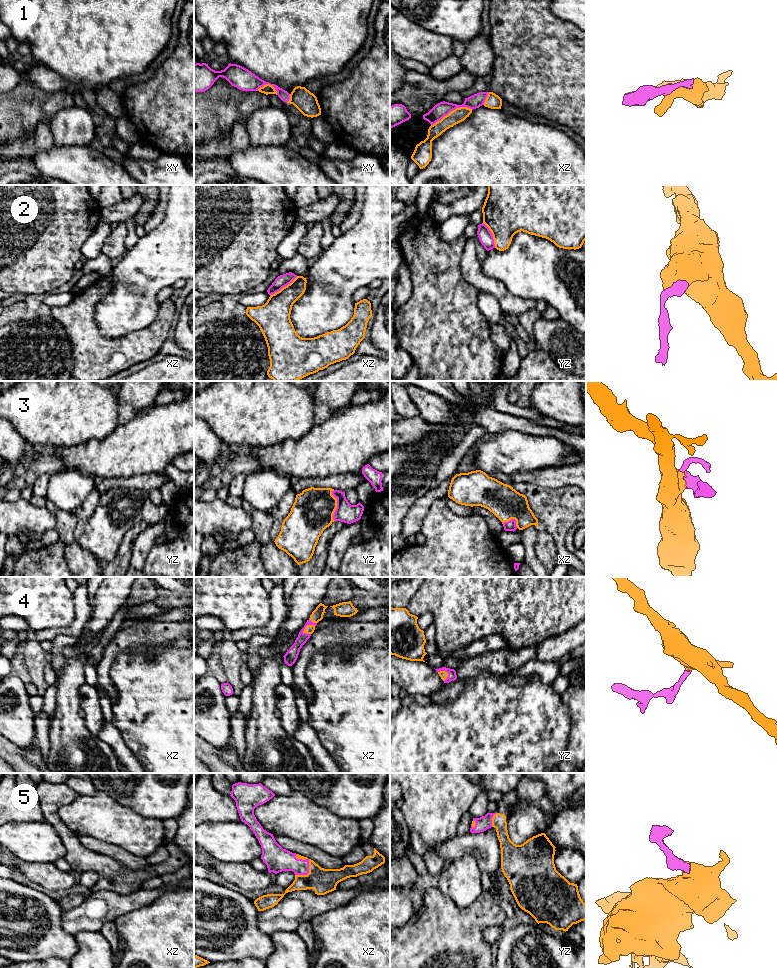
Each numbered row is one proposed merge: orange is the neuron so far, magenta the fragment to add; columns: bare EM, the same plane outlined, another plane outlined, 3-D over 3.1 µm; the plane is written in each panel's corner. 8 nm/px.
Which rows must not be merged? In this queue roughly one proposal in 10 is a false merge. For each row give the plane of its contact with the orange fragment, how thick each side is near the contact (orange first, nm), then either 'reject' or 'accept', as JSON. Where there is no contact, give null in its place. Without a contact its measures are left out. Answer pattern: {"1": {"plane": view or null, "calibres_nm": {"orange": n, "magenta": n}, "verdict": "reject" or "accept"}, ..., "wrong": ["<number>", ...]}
{"1": {"plane": "xz", "calibres_nm": {"orange": 120, "magenta": 120}, "verdict": "accept"}, "2": {"plane": "xz", "calibres_nm": {"orange": 260, "magenta": 100}, "verdict": "accept"}, "3": {"plane": "yz", "calibres_nm": {"orange": 340, "magenta": 160}, "verdict": "accept"}, "4": {"plane": "xz", "calibres_nm": {"orange": 80, "magenta": 90}, "verdict": "accept"}, "5": {"plane": "xz", "calibres_nm": {"orange": 200, "magenta": 190}, "verdict": "accept"}, "wrong": []}

